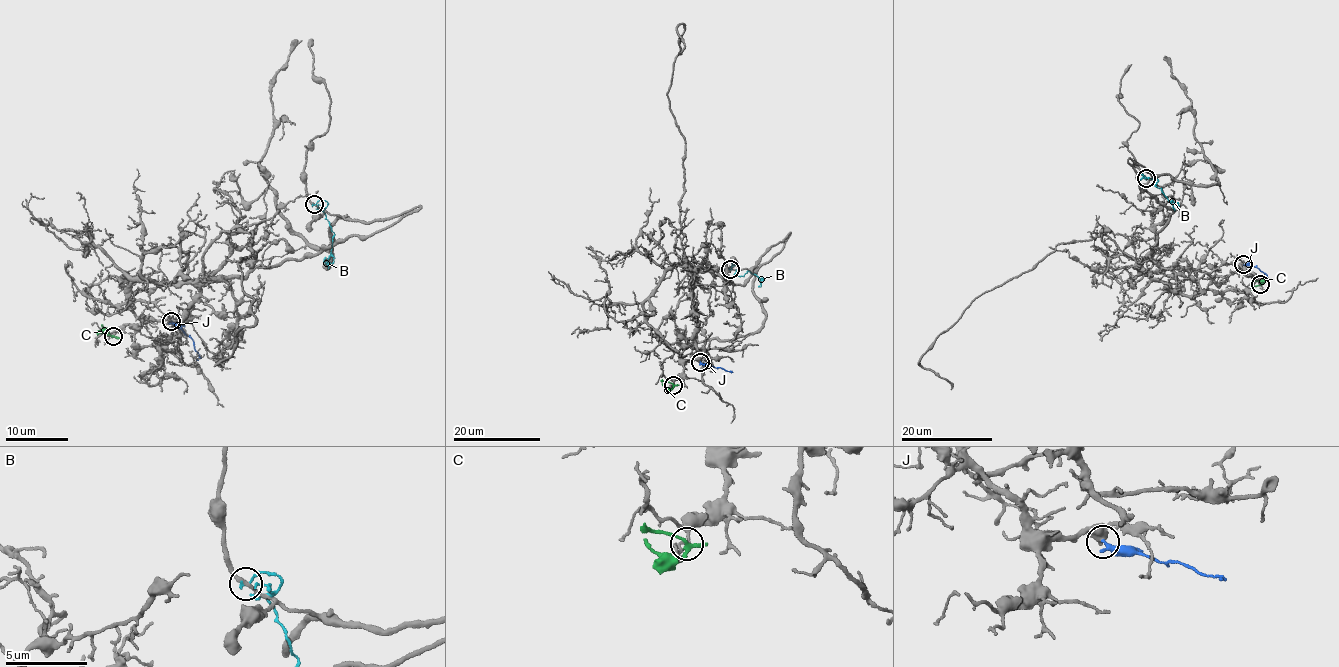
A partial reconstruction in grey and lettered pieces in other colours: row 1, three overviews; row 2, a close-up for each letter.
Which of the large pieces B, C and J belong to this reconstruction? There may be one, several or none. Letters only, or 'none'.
none

